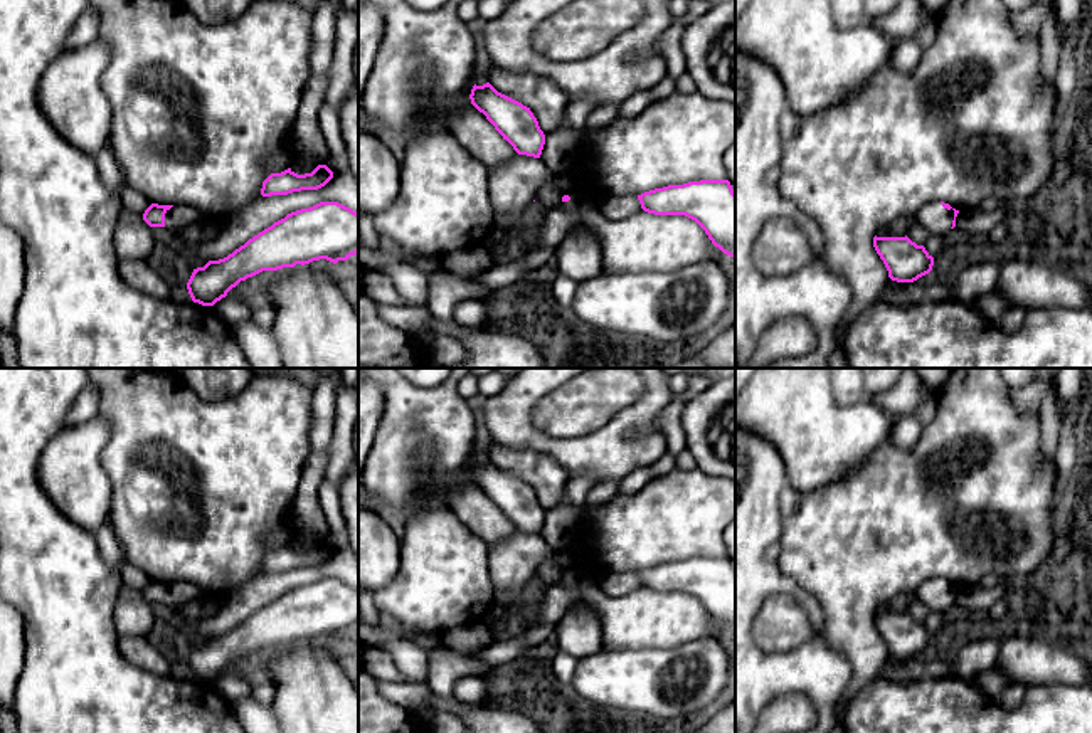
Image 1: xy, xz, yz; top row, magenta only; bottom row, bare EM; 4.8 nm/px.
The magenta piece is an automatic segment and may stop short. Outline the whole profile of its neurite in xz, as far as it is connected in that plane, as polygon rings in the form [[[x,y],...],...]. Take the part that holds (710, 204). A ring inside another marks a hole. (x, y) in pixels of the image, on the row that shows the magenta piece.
[[[729,180],[668,185],[644,192],[638,200],[648,214],[695,220],[715,247],[735,259],[735,192]]]

